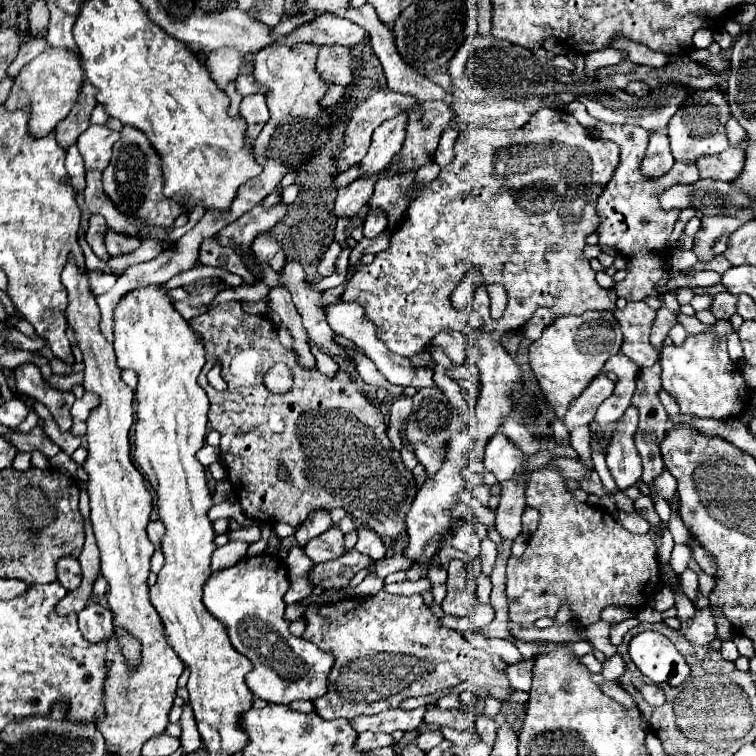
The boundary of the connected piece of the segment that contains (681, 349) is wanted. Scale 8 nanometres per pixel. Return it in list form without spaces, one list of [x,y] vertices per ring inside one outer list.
[[[718,320],[714,330],[690,334],[682,346],[672,344],[662,348],[662,388],[678,402],[682,414],[728,420],[740,416],[750,406],[750,390],[740,374],[738,364],[728,356],[726,350],[730,330],[730,320]]]

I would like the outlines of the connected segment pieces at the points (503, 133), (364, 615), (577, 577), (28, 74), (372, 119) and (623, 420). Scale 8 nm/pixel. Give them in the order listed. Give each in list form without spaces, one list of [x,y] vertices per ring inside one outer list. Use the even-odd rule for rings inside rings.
[[[540,108],[536,114],[532,114],[532,118],[518,130],[492,130],[492,128],[474,128],[474,126],[468,126],[464,130],[460,130],[458,138],[456,138],[456,148],[454,148],[456,156],[454,160],[444,166],[440,170],[440,175],[436,180],[432,180],[430,184],[422,186],[418,190],[418,194],[414,196],[410,208],[408,208],[408,218],[404,220],[404,224],[400,226],[400,230],[396,230],[392,234],[392,244],[388,250],[382,250],[374,256],[374,262],[368,264],[368,266],[356,266],[354,270],[354,276],[352,280],[348,282],[346,286],[346,292],[342,294],[344,300],[354,300],[358,304],[364,306],[366,310],[366,316],[378,326],[378,336],[386,342],[386,346],[400,354],[400,356],[414,356],[414,354],[420,354],[426,350],[426,346],[430,346],[432,338],[440,332],[440,330],[460,330],[464,332],[466,330],[466,324],[464,324],[464,310],[456,310],[452,304],[450,304],[450,294],[452,290],[456,288],[456,284],[472,270],[480,270],[482,276],[484,276],[484,284],[500,284],[506,288],[508,292],[508,304],[506,304],[506,310],[502,314],[502,318],[498,320],[492,320],[490,318],[490,298],[488,298],[488,292],[486,288],[482,286],[480,288],[480,316],[484,320],[482,324],[482,330],[488,330],[488,332],[494,332],[494,338],[498,340],[504,332],[508,330],[518,330],[524,322],[528,322],[532,318],[532,314],[540,308],[540,306],[546,306],[546,308],[552,308],[552,312],[556,316],[566,316],[566,314],[582,314],[586,310],[612,310],[616,306],[616,300],[618,296],[612,292],[612,290],[606,290],[602,286],[598,286],[596,282],[596,272],[590,268],[590,262],[584,258],[582,250],[586,246],[586,238],[588,234],[596,232],[600,220],[596,216],[596,200],[600,196],[600,190],[604,190],[604,186],[608,184],[608,180],[612,178],[616,166],[618,166],[618,158],[620,158],[620,146],[616,146],[614,142],[610,140],[602,140],[602,138],[594,138],[590,136],[590,132],[578,124],[566,110],[556,110],[556,108]]]
[[[378,592],[374,596],[364,598],[344,598],[332,604],[308,604],[304,612],[306,630],[302,634],[304,640],[316,644],[320,650],[330,652],[334,656],[334,666],[328,676],[328,694],[324,698],[314,700],[314,710],[318,716],[326,720],[334,718],[358,718],[372,714],[380,714],[390,708],[398,708],[406,698],[418,698],[426,694],[434,694],[444,688],[458,686],[462,682],[472,682],[476,688],[508,688],[510,682],[504,674],[506,664],[496,654],[486,654],[470,646],[470,642],[440,624],[440,620],[432,614],[432,610],[424,604],[422,596],[392,596],[388,592]]]
[[[546,464],[540,470],[534,470],[526,482],[526,504],[538,508],[540,524],[538,530],[530,536],[528,546],[520,558],[510,556],[506,566],[506,596],[510,620],[522,626],[532,626],[542,616],[556,616],[562,600],[568,600],[572,606],[572,616],[580,620],[586,628],[592,622],[600,620],[600,610],[610,604],[640,608],[648,602],[647,596],[660,584],[660,564],[656,556],[656,546],[648,534],[638,536],[622,528],[612,514],[578,502],[574,492],[566,486],[566,478],[554,466]]]
[[[48,48],[20,70],[12,86],[12,92],[6,100],[6,106],[10,110],[16,110],[30,104],[32,118],[28,128],[30,128],[30,134],[40,138],[40,136],[46,136],[50,130],[54,130],[64,116],[68,116],[72,106],[76,104],[76,98],[82,90],[84,80],[86,78],[84,78],[82,58],[78,52],[66,50],[66,48]]]
[[[392,90],[376,92],[368,96],[364,102],[360,102],[358,108],[352,112],[352,118],[346,128],[346,146],[336,160],[338,172],[344,172],[352,164],[360,162],[368,152],[370,136],[376,130],[376,126],[380,126],[386,118],[392,118],[398,112],[406,110],[408,106],[412,106],[412,102],[416,102],[412,96],[404,96]]]
[[[630,405],[623,416],[616,420],[616,430],[608,440],[606,464],[620,490],[634,486],[642,476],[642,460],[634,446],[638,422],[639,412]]]

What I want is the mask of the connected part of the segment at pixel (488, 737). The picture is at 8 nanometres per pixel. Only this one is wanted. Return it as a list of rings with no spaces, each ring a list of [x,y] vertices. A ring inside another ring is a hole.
[[[480,714],[480,716],[476,718],[476,730],[478,730],[480,738],[482,738],[488,746],[494,744],[494,738],[496,738],[496,722],[494,722],[494,718],[488,718],[486,714]]]

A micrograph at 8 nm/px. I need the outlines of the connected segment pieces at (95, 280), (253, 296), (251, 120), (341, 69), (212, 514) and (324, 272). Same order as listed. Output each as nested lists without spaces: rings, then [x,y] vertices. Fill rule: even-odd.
[[[90,270],[88,271],[89,275],[89,284],[90,290],[96,296],[101,295],[107,291],[109,291],[118,279],[118,275],[114,275],[114,273],[110,272],[107,275],[94,277],[90,275]]]
[[[255,283],[253,286],[238,286],[227,288],[219,292],[212,300],[209,310],[212,310],[220,303],[229,301],[259,301],[267,296],[269,286],[261,283]]]
[[[250,94],[242,98],[240,114],[246,118],[246,142],[252,144],[268,120],[268,106],[264,96]]]
[[[322,46],[316,70],[326,82],[348,86],[354,78],[354,54],[346,46]]]
[[[231,493],[228,495],[226,500],[219,504],[219,505],[214,505],[208,512],[208,517],[209,519],[213,522],[217,519],[220,518],[233,518],[235,519],[238,523],[240,523],[243,527],[244,526],[252,526],[255,521],[252,521],[251,518],[246,516],[242,510],[240,510],[240,504],[239,502],[235,502],[235,504],[232,504],[230,502],[231,497],[234,496],[234,493]]]
[[[332,242],[332,244],[330,244],[328,252],[322,256],[322,260],[320,260],[320,264],[318,264],[320,276],[330,276],[330,274],[334,274],[334,270],[336,270],[336,260],[338,260],[338,256],[340,256],[342,250],[344,250],[344,248],[342,248],[338,242]]]

